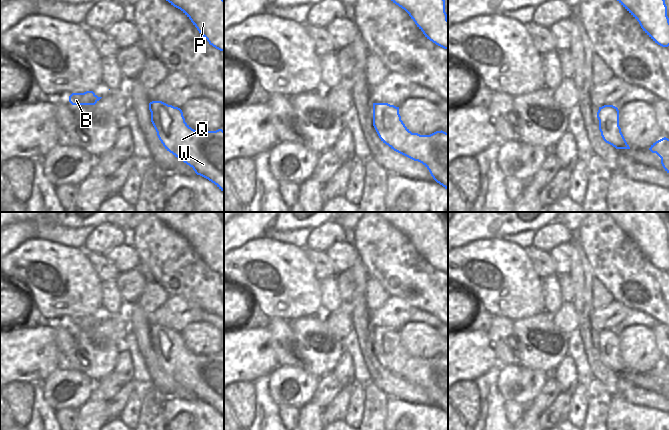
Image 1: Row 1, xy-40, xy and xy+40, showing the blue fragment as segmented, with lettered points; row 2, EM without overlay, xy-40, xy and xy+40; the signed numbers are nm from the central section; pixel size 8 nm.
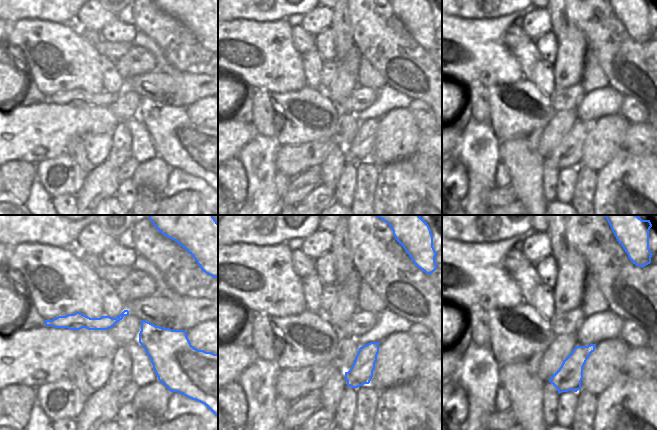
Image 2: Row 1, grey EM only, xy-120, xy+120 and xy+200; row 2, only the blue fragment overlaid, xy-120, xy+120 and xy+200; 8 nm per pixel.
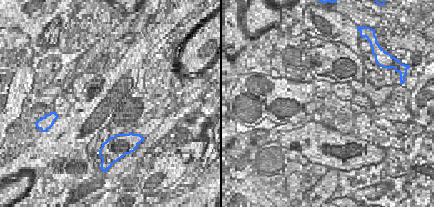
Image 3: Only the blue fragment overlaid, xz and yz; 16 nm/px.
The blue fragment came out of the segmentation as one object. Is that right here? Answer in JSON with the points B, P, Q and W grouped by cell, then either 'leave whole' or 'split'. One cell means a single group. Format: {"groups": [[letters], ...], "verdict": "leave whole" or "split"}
{"groups": [["B", "P", "Q", "W"]], "verdict": "leave whole"}

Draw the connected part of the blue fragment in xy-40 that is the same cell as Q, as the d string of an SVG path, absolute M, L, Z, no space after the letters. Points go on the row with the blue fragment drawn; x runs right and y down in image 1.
M162 101L149 103L151 122L165 149L193 168L200 175L214 183L224 192L224 131L196 131L186 122L180 108Z

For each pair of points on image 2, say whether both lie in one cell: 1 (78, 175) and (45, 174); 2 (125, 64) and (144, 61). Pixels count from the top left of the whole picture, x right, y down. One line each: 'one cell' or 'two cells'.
1: one cell
2: one cell

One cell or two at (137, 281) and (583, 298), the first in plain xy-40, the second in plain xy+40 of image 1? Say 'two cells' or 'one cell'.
two cells

